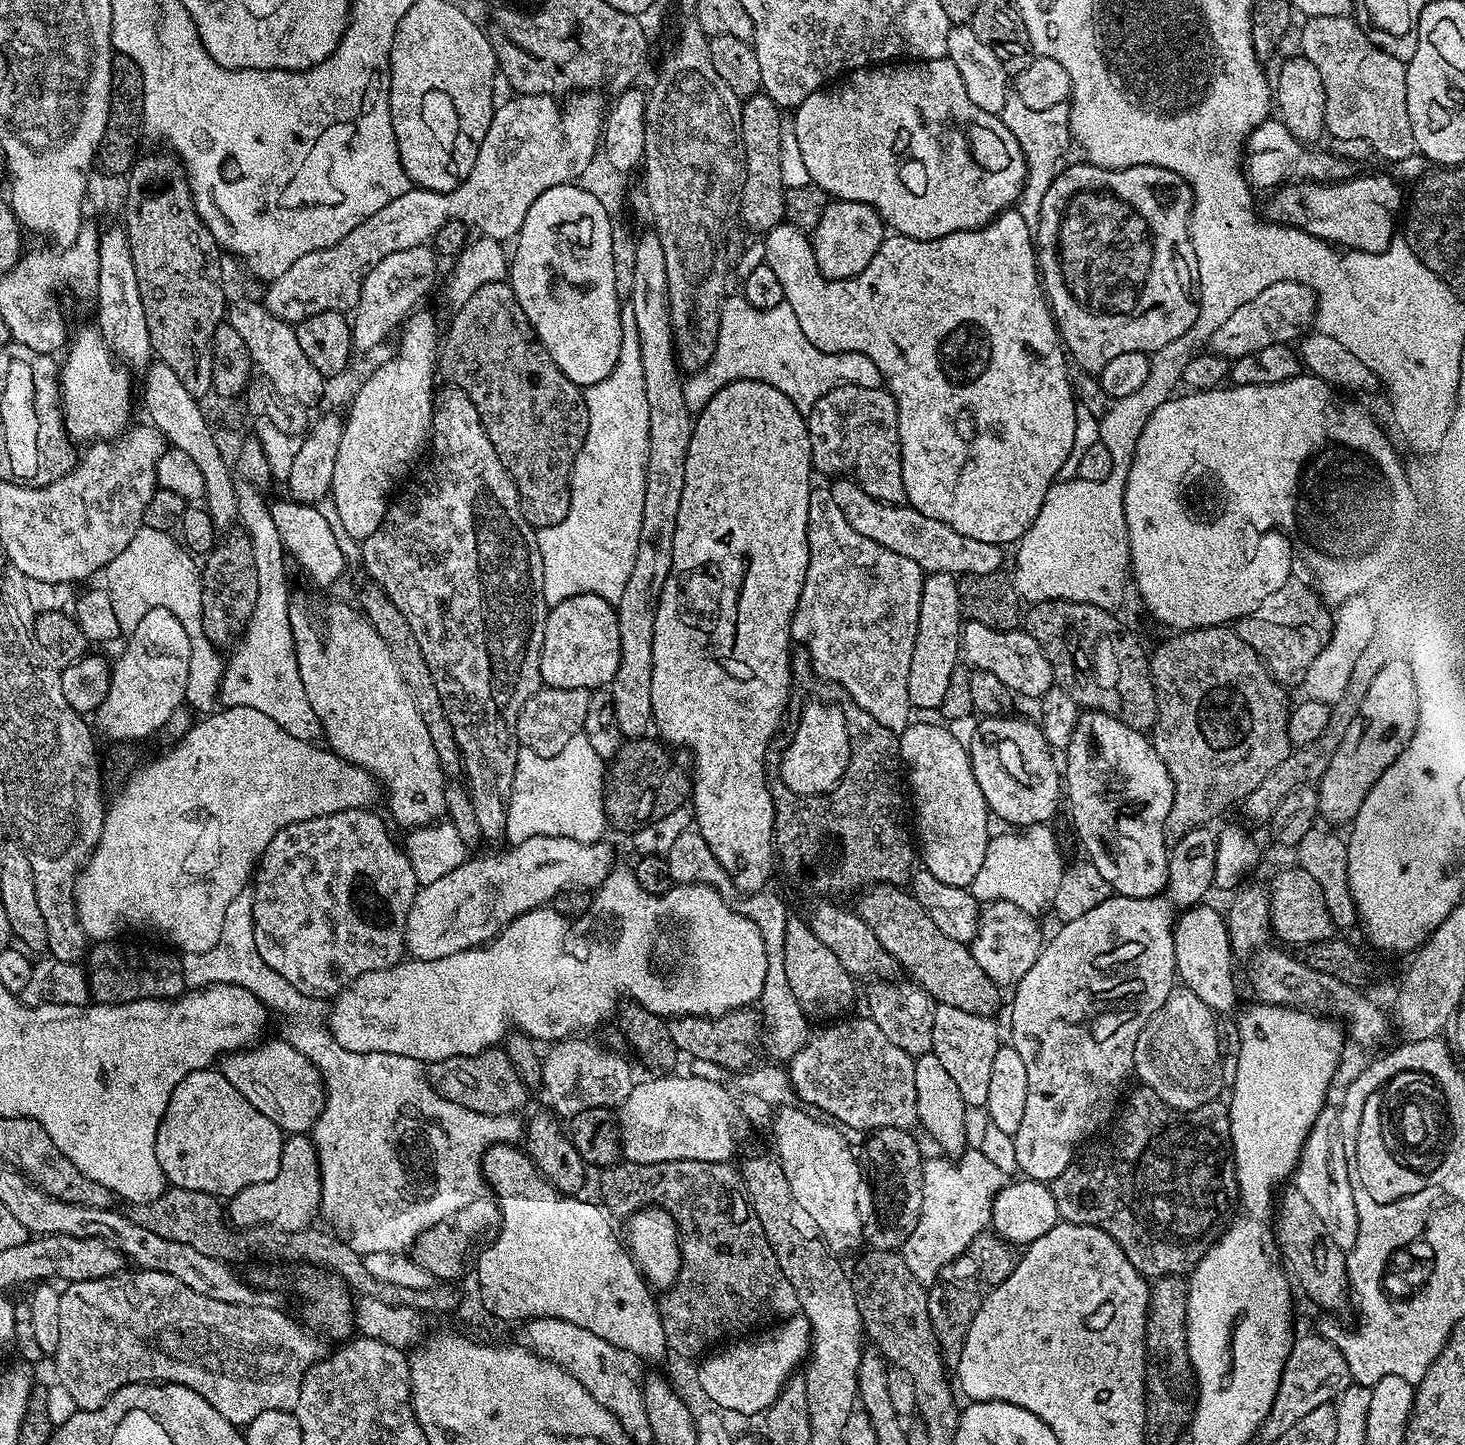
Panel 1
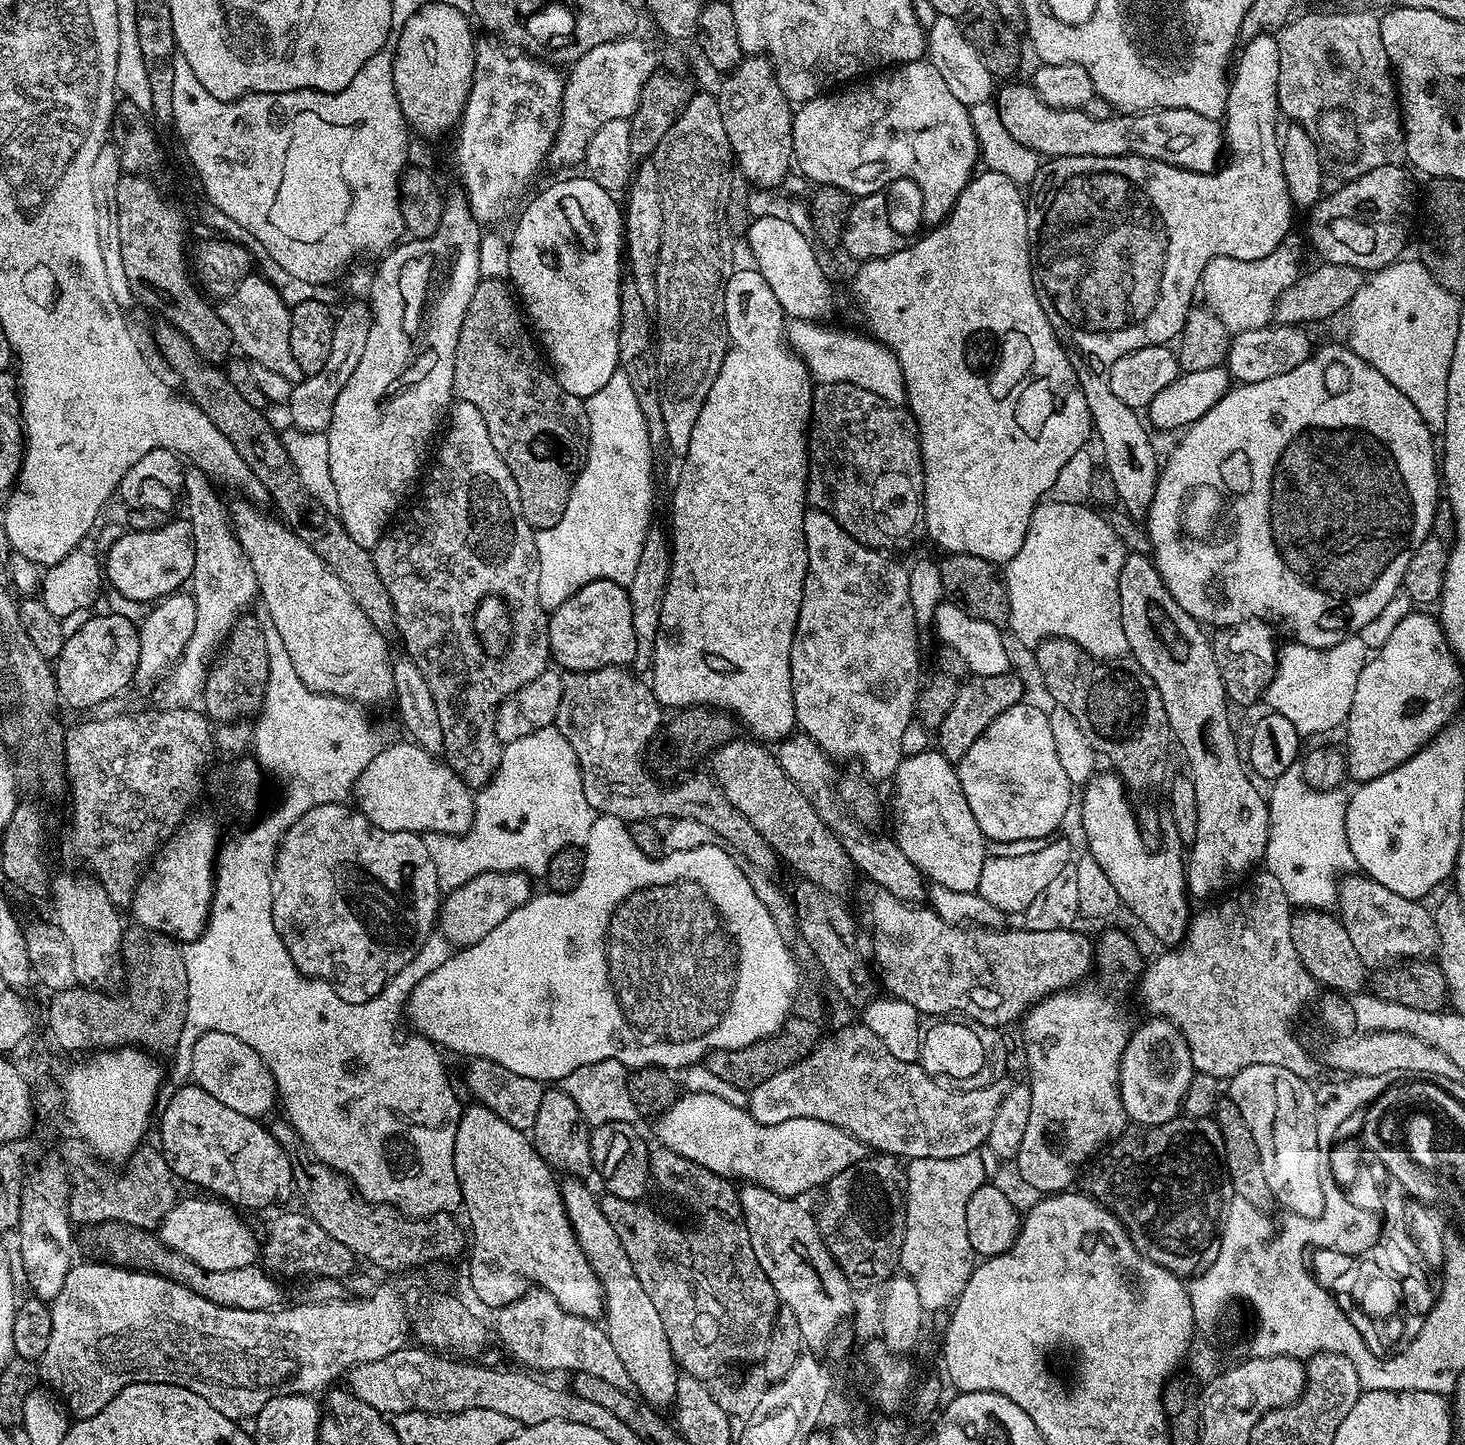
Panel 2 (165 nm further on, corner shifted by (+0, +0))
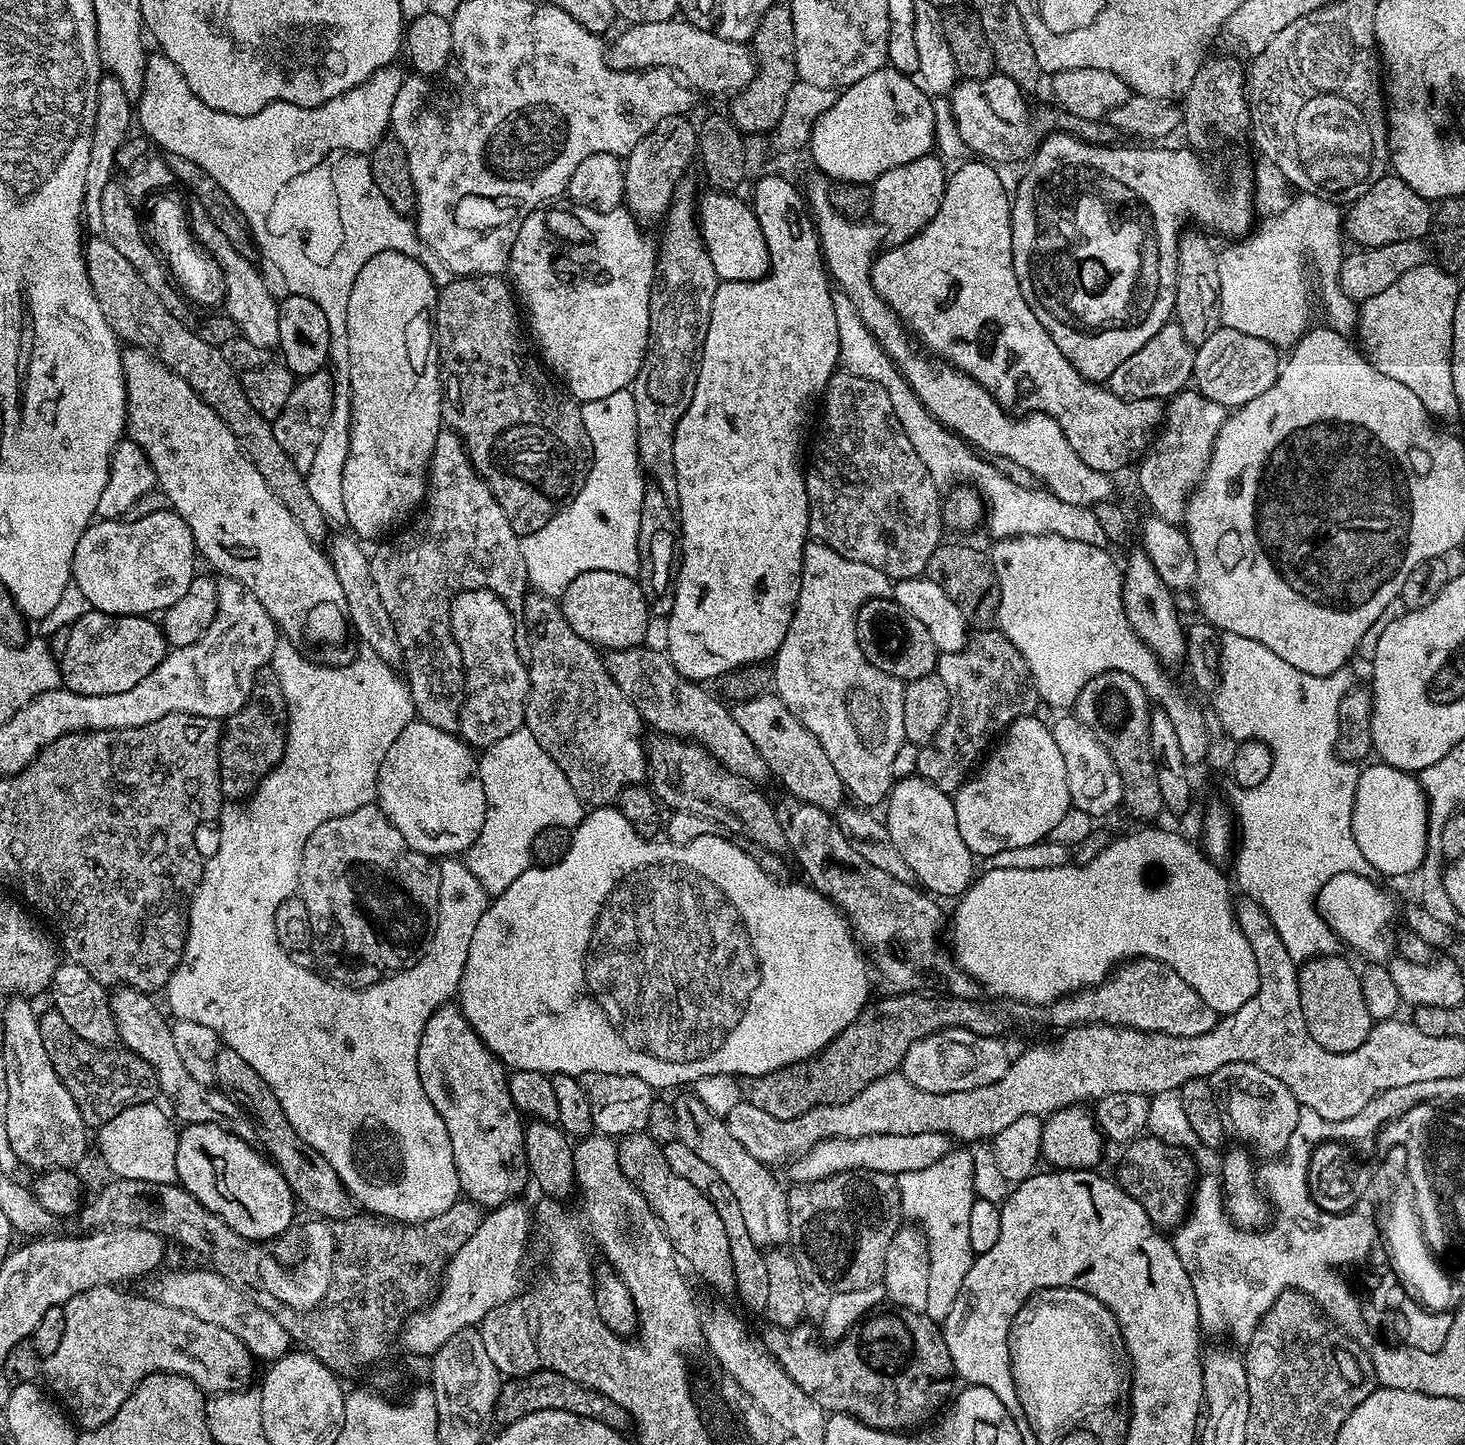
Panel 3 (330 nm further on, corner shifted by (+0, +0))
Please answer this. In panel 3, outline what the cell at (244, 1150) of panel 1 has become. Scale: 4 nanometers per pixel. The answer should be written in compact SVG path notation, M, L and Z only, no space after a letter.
M189 1124L179 1129L180 1141L177 1146L177 1181L206 1210L218 1214L226 1226L234 1229L247 1240L273 1240L292 1227L297 1219L298 1204L292 1195L286 1178L276 1169L263 1151L255 1152L249 1141L236 1136L227 1128L218 1124Z

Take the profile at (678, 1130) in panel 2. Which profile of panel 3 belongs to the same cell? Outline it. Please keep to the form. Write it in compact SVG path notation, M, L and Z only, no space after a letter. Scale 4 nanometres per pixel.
M874 1134L853 1140L850 1138L830 1138L818 1142L803 1156L793 1159L787 1168L789 1167L788 1172L796 1179L797 1185L813 1184L843 1172L861 1172L864 1168L897 1177L906 1174L906 1170L926 1170L930 1166L934 1166L939 1160L949 1156L953 1148L953 1141L946 1134Z

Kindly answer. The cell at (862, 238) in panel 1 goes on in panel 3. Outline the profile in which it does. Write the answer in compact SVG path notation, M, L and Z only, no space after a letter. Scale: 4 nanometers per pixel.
M929 154L914 162L894 166L894 170L886 170L886 174L872 181L870 216L882 229L889 245L895 246L906 242L912 236L917 236L932 221L934 214L938 214L942 206L946 183L943 162L945 163L939 155Z

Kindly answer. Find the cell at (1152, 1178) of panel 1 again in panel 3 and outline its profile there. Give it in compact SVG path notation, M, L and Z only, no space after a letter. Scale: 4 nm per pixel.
M1149 1134L1131 1141L1123 1152L1124 1161L1120 1164L1118 1175L1120 1187L1140 1203L1146 1214L1150 1214L1150 1222L1154 1222L1157 1228L1176 1230L1189 1214L1198 1181L1196 1164L1192 1161L1193 1153L1178 1146L1167 1145Z

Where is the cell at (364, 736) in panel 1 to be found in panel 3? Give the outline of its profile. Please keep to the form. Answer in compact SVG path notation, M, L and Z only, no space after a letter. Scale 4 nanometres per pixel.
M128 346L123 349L122 355L124 358L124 385L128 391L127 435L146 453L148 461L154 466L159 491L164 492L166 498L170 498L172 503L171 511L178 513L182 518L182 522L186 522L186 526L190 526L190 534L196 543L197 553L203 559L205 556L208 559L209 566L217 568L220 574L245 584L254 594L254 598L258 598L258 602L262 602L262 606L266 606L266 614L270 614L270 618L276 623L279 635L283 639L291 640L297 646L303 645L303 640L308 644L342 643L344 635L349 635L350 625L346 619L348 611L346 598L342 594L342 586L338 582L338 574L334 574L334 566L329 562L327 555L321 549L320 552L316 549L319 548L317 541L311 540L306 534L306 530L302 530L298 518L294 518L294 514L290 514L290 510L286 510L286 506L282 506L282 502L278 502L274 490L270 490L270 486L266 486L266 478L262 478L262 474L258 474L258 466L254 466L251 458L244 453L244 448L240 445L239 438L233 434L230 426L226 422L222 422L222 418L218 418L218 414L214 414L214 410L209 404L181 376L171 372L147 348Z

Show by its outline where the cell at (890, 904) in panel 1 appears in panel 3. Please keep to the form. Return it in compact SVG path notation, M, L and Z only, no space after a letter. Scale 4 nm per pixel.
M648 647L618 648L609 651L606 656L608 673L614 678L622 694L630 698L630 702L638 710L641 721L647 727L649 724L650 727L656 728L652 730L657 733L679 736L689 742L695 741L718 760L723 768L738 774L746 781L761 782L760 780L769 779L770 773L762 754L758 754L758 746L754 746L754 742L750 742L750 737L742 731L742 726L738 726L738 722L732 716L732 708L723 699L713 695L711 691L708 693L703 683L685 678L663 651L655 652L654 649Z

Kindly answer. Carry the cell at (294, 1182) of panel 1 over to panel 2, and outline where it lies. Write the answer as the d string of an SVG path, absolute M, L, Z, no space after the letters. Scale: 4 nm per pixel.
M216 1198L204 1199L208 1200L181 1199L177 1202L158 1227L161 1242L202 1266L202 1270L242 1270L242 1266L256 1264L262 1248L251 1226L239 1220L227 1203Z

